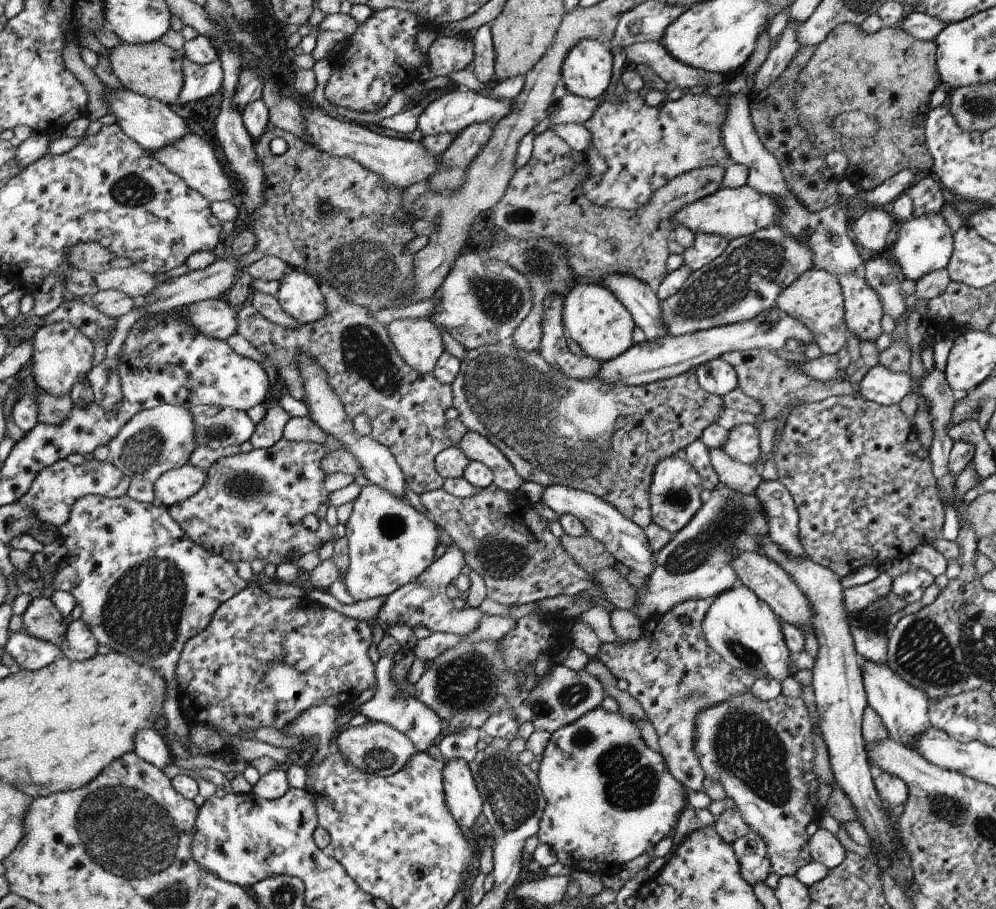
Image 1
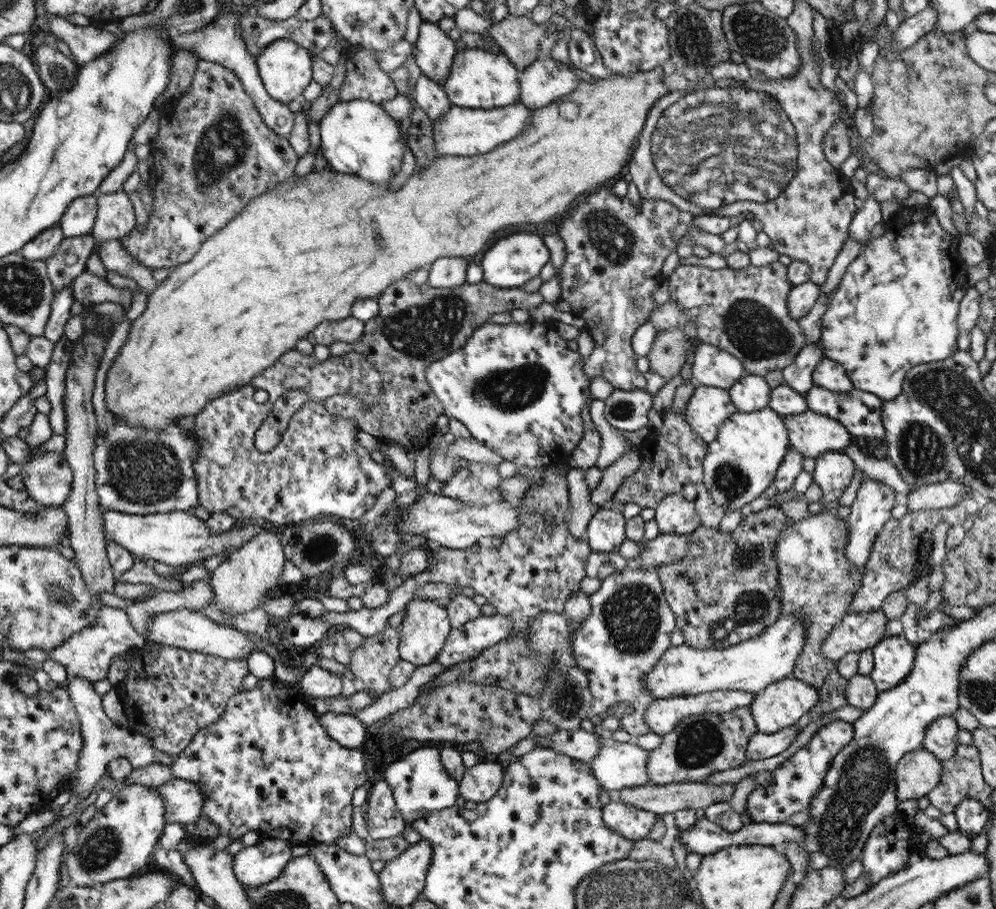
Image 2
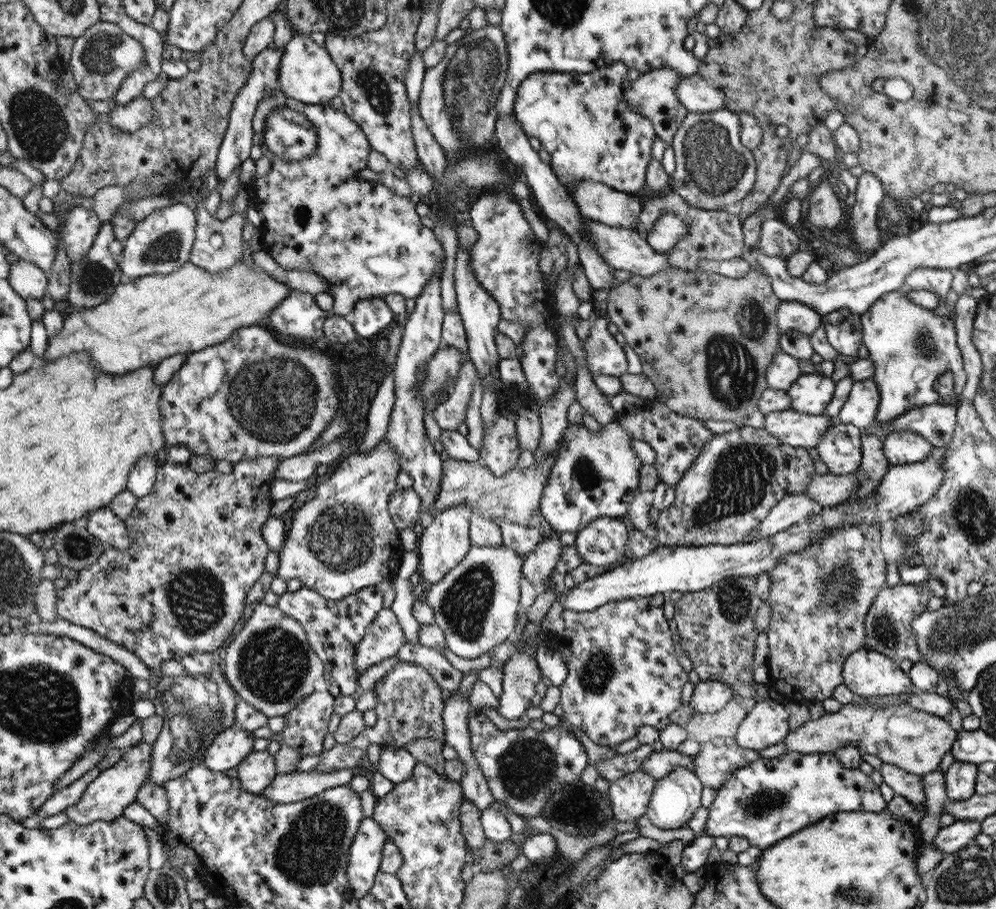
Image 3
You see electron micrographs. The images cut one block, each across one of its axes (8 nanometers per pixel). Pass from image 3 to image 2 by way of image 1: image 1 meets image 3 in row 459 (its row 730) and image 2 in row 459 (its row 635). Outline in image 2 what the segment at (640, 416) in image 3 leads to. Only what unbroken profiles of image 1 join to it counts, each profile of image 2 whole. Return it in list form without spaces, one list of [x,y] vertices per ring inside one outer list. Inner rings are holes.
[[[669,409],[667,412],[662,412],[662,417],[662,428],[653,431],[655,436],[652,452],[646,457],[641,457],[642,462],[638,471],[630,474],[624,480],[623,486],[614,492],[611,504],[616,509],[621,509],[628,502],[635,502],[642,509],[656,508],[662,498],[670,494],[679,494],[696,506],[701,525],[706,528],[718,528],[725,510],[712,500],[710,492],[704,486],[703,461],[708,453],[708,443],[690,429],[684,412],[674,413]]]

